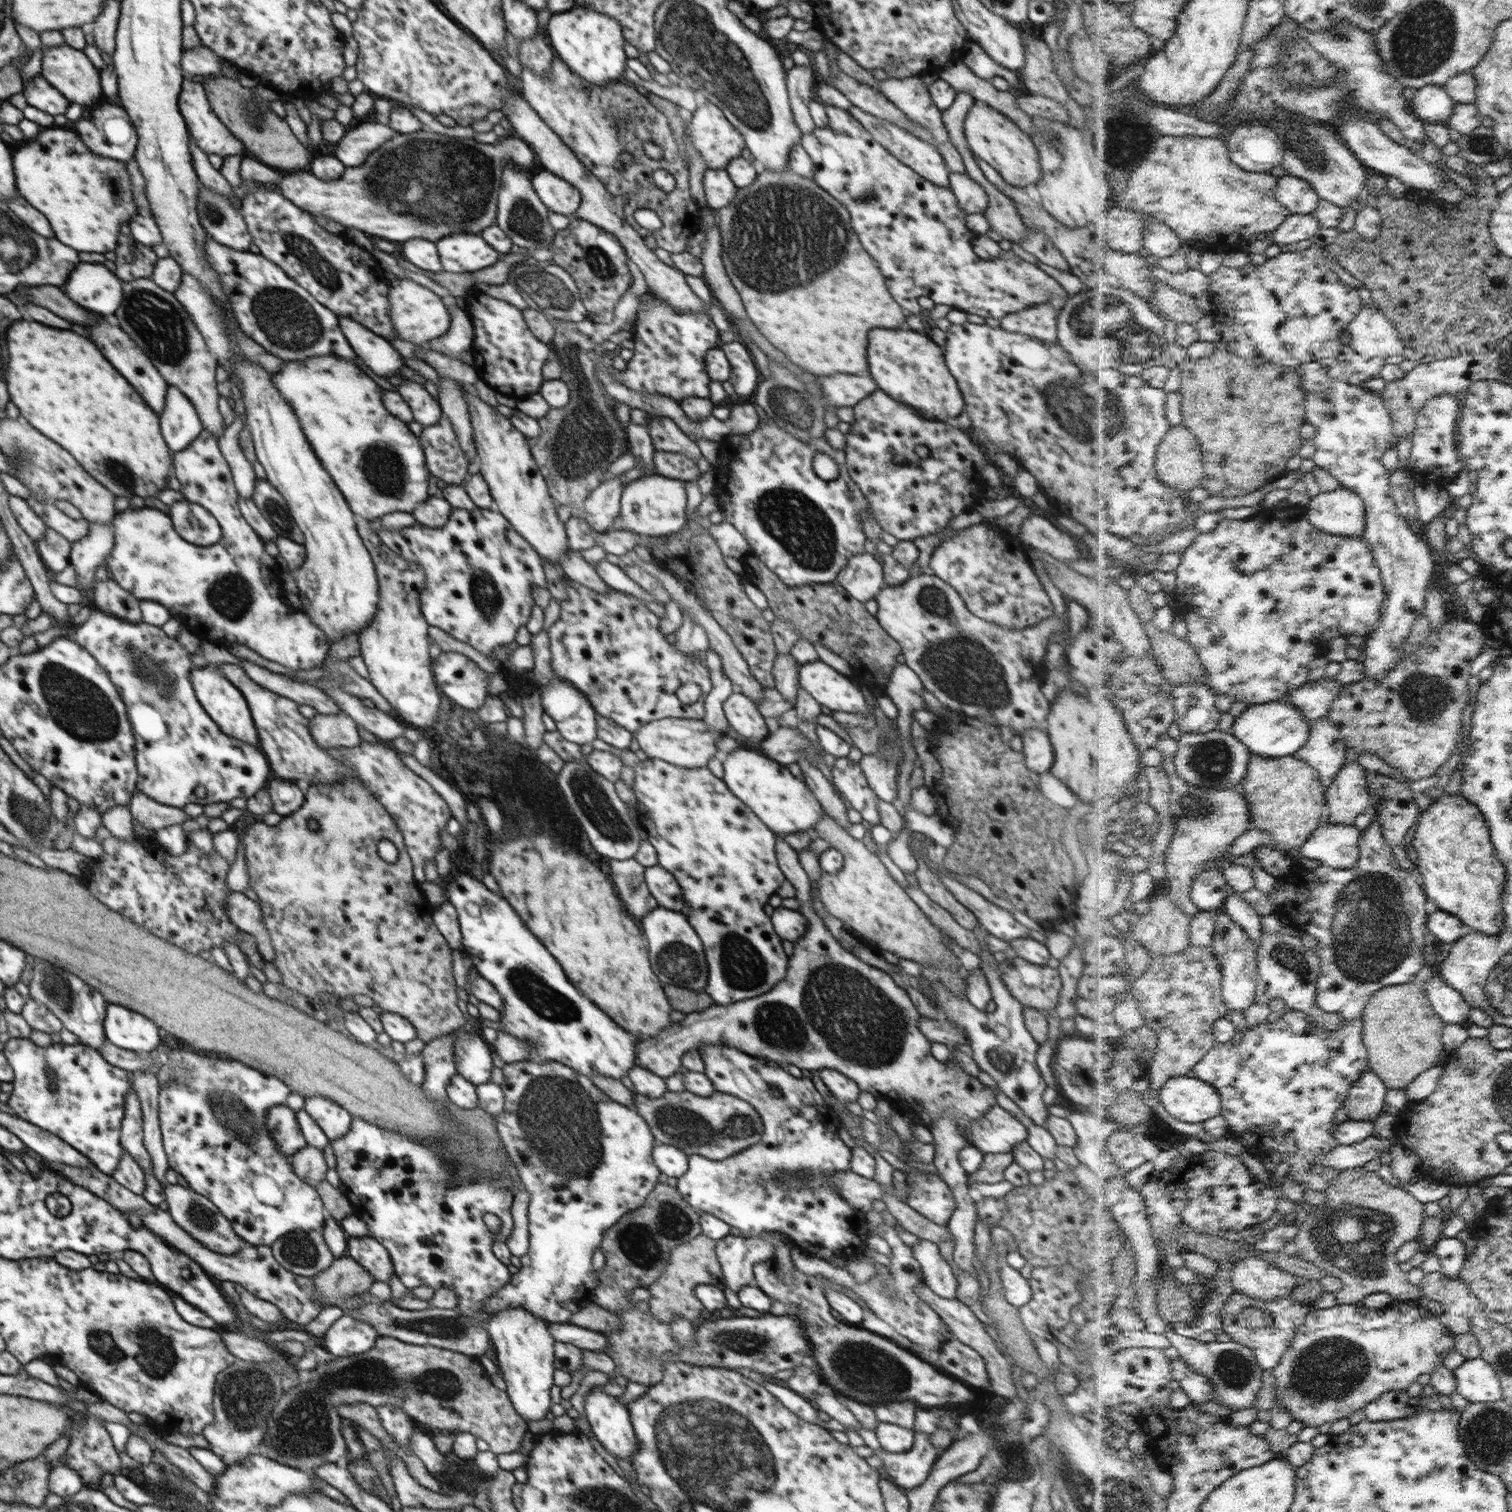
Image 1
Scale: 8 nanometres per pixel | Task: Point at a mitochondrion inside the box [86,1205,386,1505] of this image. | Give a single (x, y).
(245, 1394)

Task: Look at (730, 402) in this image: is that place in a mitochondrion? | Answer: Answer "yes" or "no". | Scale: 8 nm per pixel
no

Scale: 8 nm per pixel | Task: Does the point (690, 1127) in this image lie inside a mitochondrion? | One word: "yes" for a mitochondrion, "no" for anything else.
yes

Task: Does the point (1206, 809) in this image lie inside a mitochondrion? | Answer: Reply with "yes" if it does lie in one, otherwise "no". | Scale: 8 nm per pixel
yes

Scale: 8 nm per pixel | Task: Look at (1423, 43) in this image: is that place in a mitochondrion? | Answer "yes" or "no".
yes

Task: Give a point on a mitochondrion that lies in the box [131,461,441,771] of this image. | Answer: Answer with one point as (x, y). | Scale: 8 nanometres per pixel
(231, 596)

